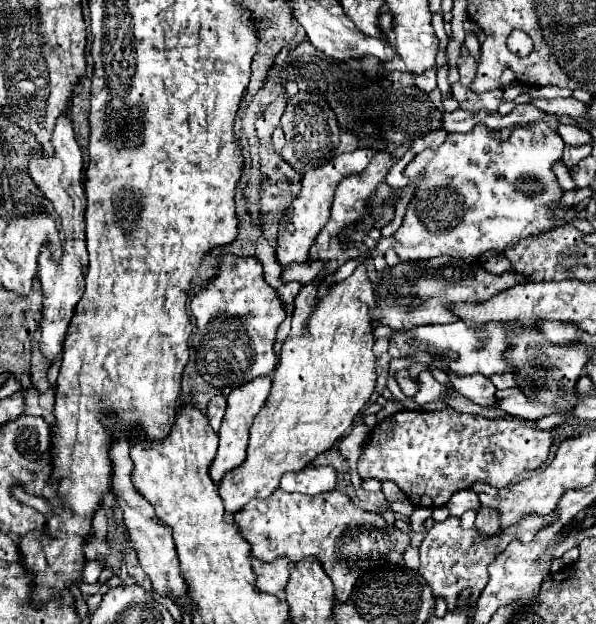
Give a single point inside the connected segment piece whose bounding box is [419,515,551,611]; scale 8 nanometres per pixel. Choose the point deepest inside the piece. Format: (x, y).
(452, 559)

